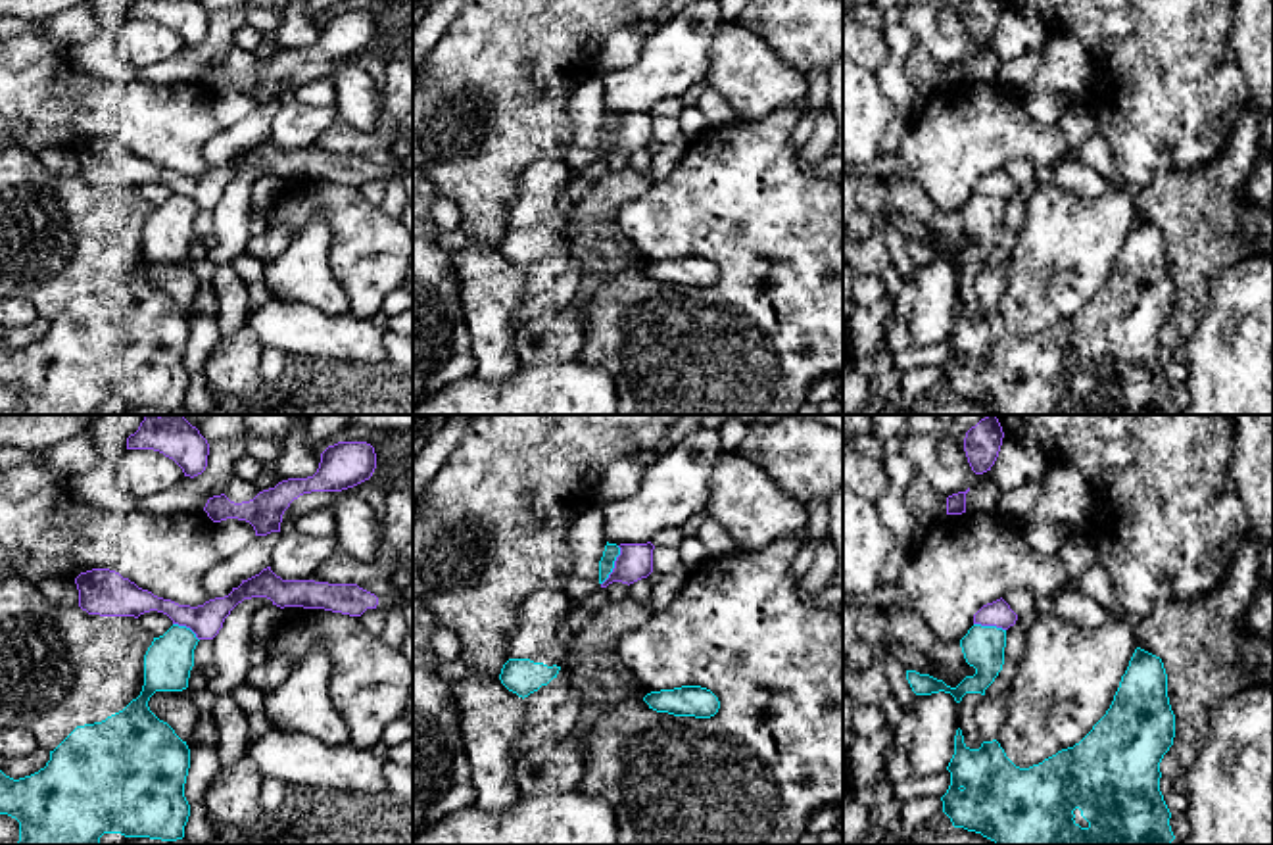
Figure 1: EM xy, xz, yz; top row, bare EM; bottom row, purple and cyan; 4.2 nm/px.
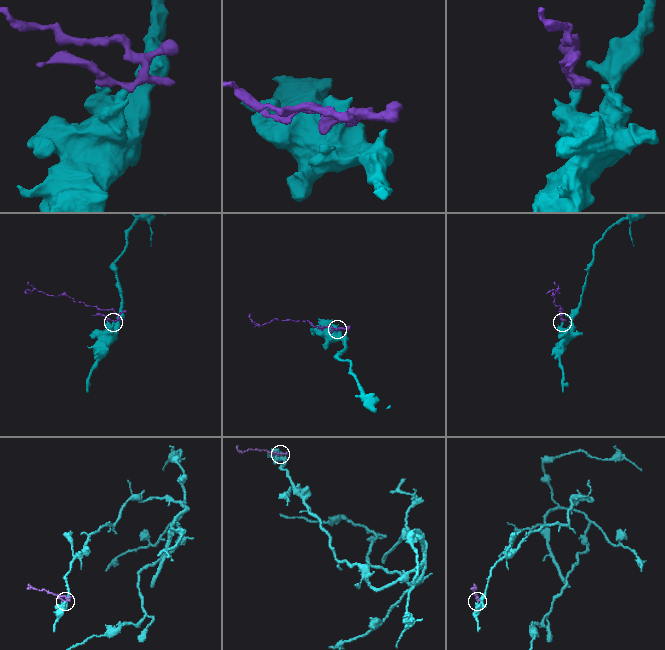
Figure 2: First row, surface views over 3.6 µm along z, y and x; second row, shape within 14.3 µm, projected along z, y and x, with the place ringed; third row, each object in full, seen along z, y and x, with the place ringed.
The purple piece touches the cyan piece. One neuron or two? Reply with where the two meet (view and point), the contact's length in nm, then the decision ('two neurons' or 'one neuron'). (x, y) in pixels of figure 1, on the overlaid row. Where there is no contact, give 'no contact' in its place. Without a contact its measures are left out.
xz (615, 565) | 180 nm | two neurons

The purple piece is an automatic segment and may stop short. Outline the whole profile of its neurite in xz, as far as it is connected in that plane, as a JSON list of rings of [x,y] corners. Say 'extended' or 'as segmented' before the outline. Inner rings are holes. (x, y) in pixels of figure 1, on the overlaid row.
as segmented; [[[651,542],[647,543],[620,543],[620,555],[614,561],[614,568],[609,578],[601,584],[607,588],[612,582],[634,584],[641,578],[647,578],[653,572],[653,549]]]

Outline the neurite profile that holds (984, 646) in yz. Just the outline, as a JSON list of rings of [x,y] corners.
[[[973,624],[960,640],[964,659],[975,668],[973,676],[966,676],[956,688],[947,686],[929,674],[906,670],[906,680],[916,695],[950,693],[956,703],[966,693],[981,693],[995,682],[1004,664],[1006,630],[997,626]]]

